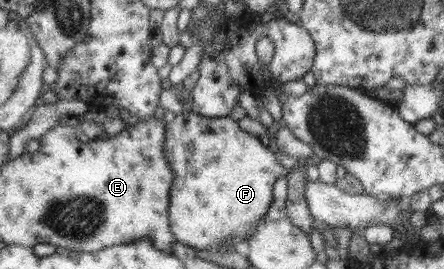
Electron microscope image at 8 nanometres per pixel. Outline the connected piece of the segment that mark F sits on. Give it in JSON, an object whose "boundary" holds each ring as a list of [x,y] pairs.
{"boundary":[[[184,110],[166,124],[164,155],[174,174],[169,189],[169,230],[187,246],[199,250],[227,250],[248,240],[259,224],[265,221],[271,202],[273,184],[279,176],[287,175],[275,153],[265,147],[259,137],[243,131],[230,117],[205,117]]]}

